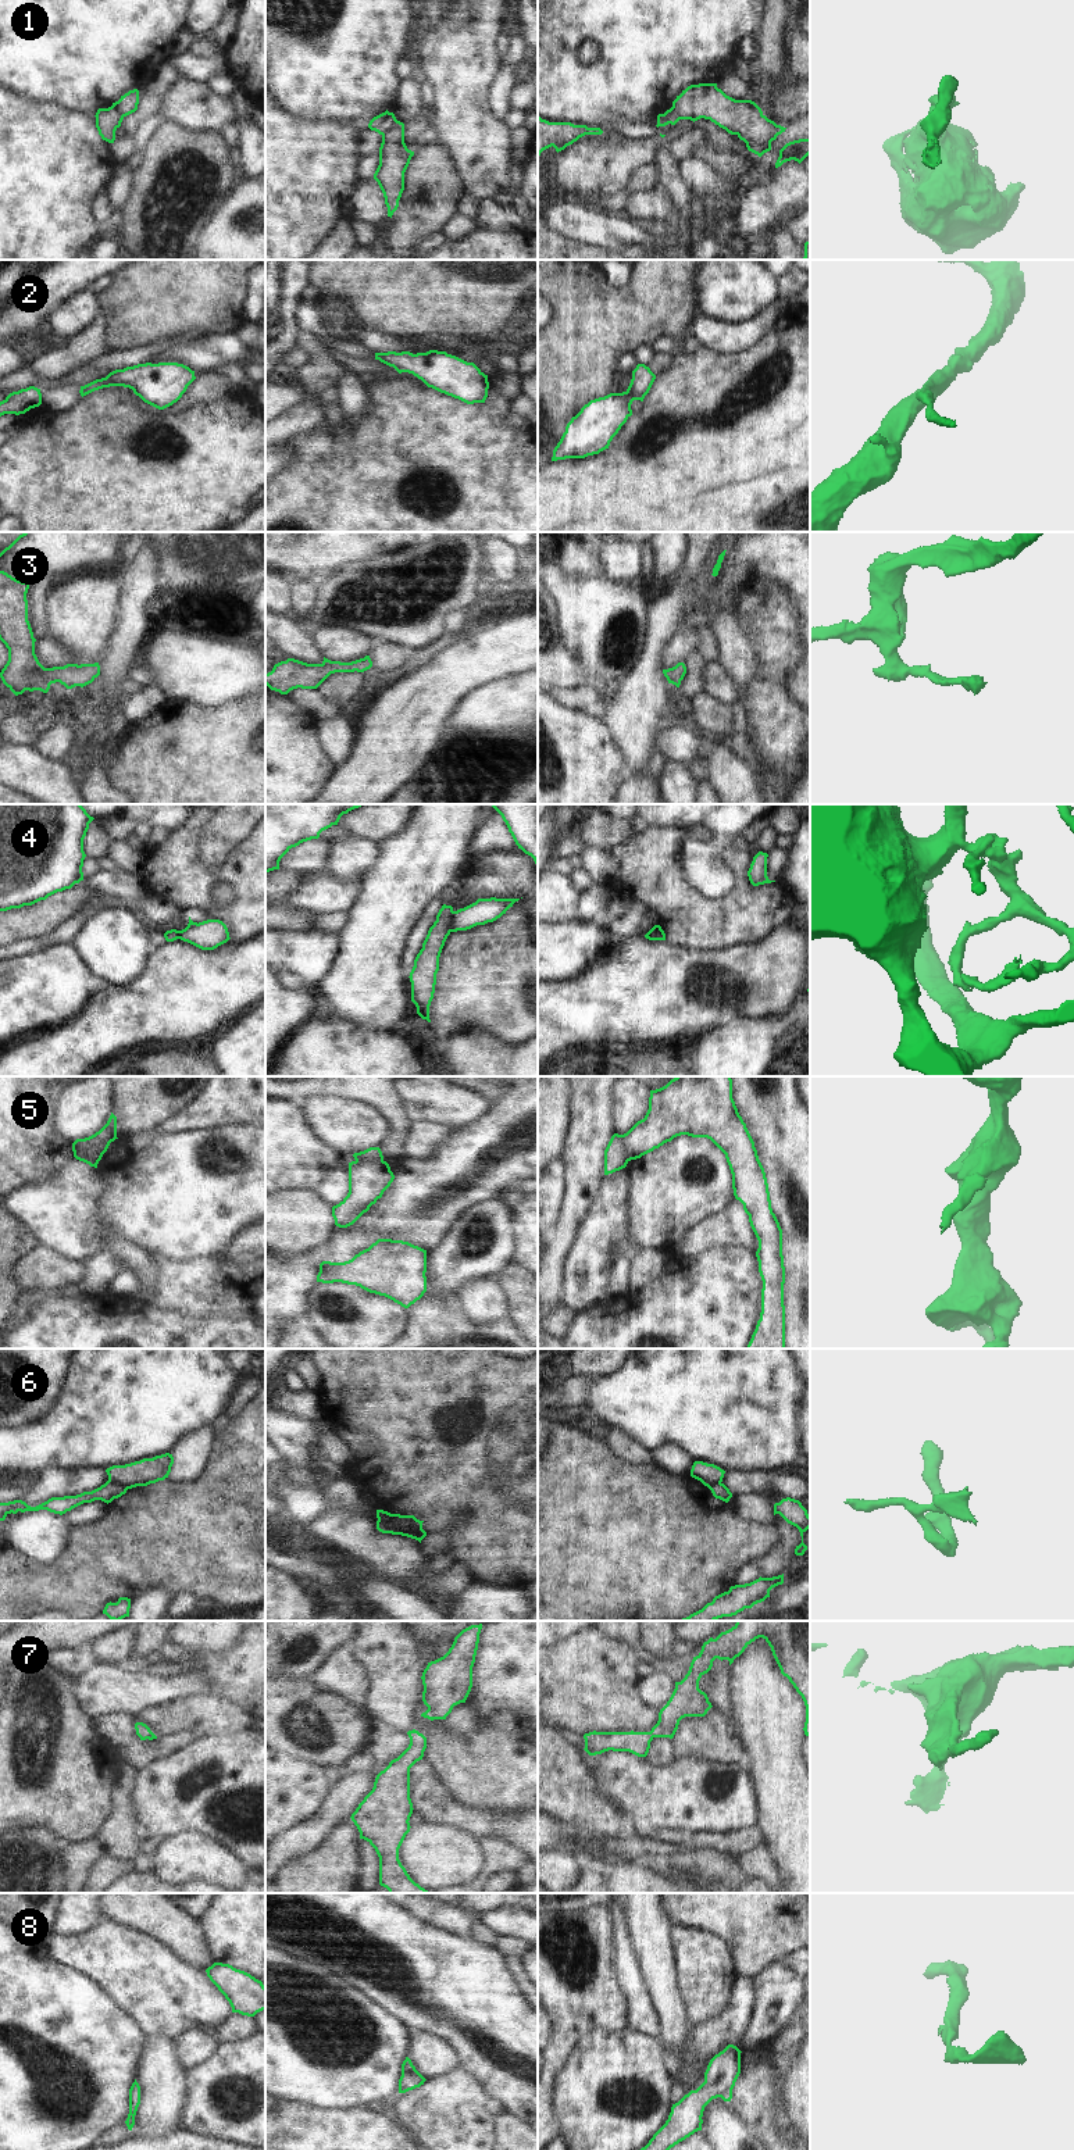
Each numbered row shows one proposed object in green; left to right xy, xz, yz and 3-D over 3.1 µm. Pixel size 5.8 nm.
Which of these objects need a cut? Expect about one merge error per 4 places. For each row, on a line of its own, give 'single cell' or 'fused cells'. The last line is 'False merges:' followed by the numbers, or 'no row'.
1: fused cells
2: single cell
3: single cell
4: fused cells
5: fused cells
6: fused cells
7: single cell
8: single cell
False merges: 1, 4, 5, 6

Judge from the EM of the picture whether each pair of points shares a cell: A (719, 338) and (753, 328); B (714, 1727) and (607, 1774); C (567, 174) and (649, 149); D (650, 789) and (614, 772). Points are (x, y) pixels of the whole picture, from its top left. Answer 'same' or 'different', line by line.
A: same
B: different
C: same
D: different

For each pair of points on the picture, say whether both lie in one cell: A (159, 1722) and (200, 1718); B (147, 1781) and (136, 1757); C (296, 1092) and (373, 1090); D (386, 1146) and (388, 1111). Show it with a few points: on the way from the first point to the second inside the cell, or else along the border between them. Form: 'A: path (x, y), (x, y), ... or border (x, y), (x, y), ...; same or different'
A: path (168, 1718), (191, 1718); same
B: border (163, 1757), (138, 1770); different
C: path (316, 1090), (353, 1090); same
D: path (395, 1138), (395, 1120); same

